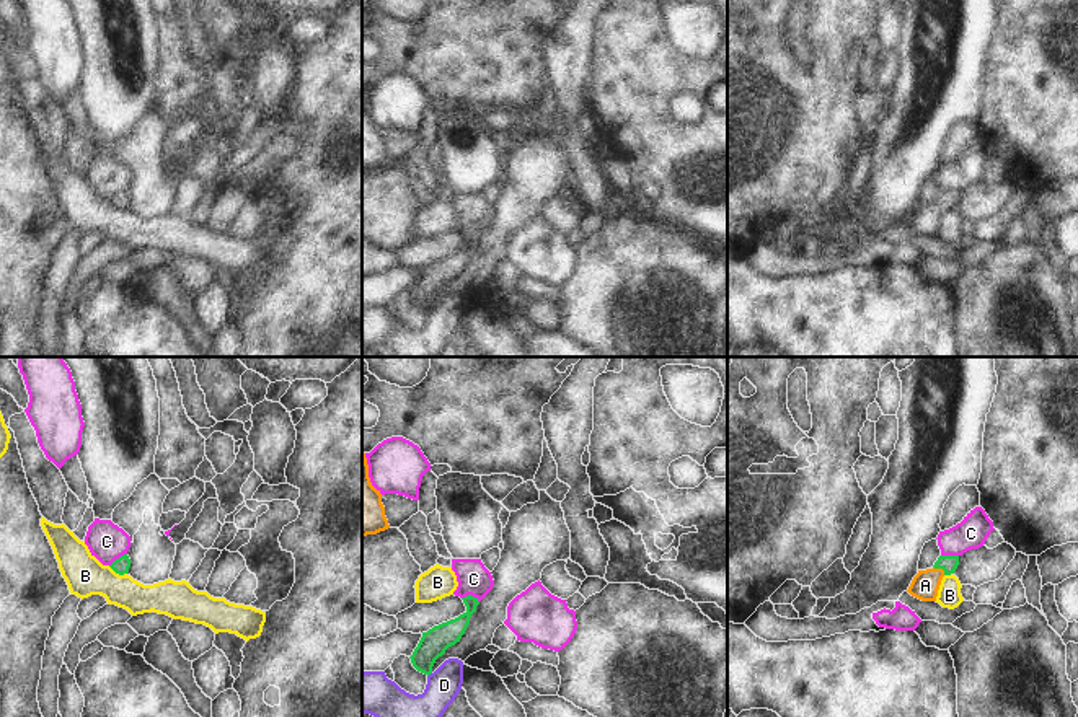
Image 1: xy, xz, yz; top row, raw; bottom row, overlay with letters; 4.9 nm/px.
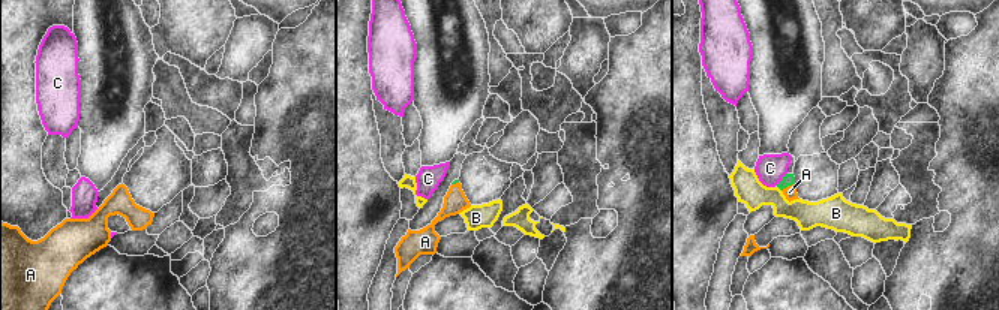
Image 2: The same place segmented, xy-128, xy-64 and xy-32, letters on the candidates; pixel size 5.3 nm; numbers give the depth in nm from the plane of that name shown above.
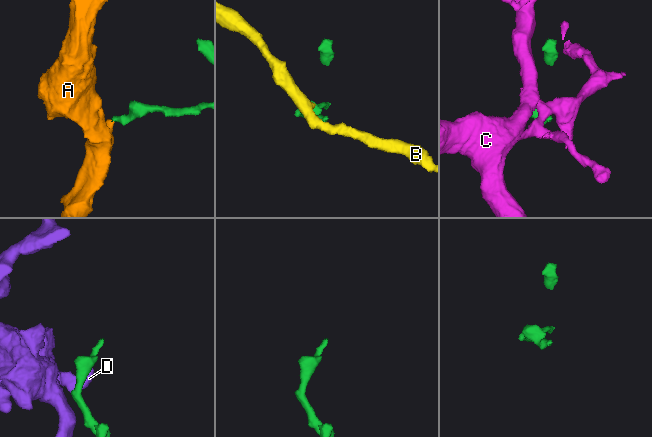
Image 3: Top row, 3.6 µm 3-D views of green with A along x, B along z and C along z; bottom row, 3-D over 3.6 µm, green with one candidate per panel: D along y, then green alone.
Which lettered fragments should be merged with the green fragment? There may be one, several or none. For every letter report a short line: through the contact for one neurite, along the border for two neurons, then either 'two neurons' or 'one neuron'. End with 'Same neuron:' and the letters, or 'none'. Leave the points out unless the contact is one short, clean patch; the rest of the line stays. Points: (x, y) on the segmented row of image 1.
A: yz (946, 563), (940, 567), (925, 585) | one neuron
B: two neurons
C: xz (462, 597), (472, 595), (478, 602) | two neurons
D: xz (431, 672), (428, 677) | two neurons
Same neuron: A

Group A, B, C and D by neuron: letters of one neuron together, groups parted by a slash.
A / B / C / D

